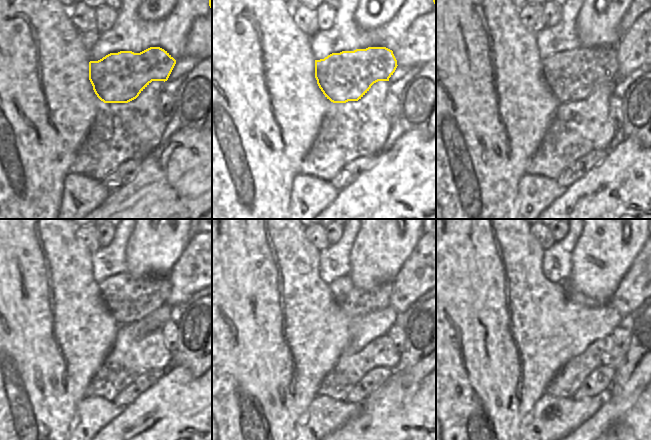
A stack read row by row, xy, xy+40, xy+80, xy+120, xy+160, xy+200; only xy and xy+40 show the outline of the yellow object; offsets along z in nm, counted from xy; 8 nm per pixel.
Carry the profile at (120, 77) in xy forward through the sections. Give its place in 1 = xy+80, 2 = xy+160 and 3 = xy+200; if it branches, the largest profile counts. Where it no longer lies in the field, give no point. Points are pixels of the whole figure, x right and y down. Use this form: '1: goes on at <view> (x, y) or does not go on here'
1: goes on at xy+80 (573, 75)
2: goes on at xy+160 (356, 302)
3: goes on at xy+200 (576, 296)

